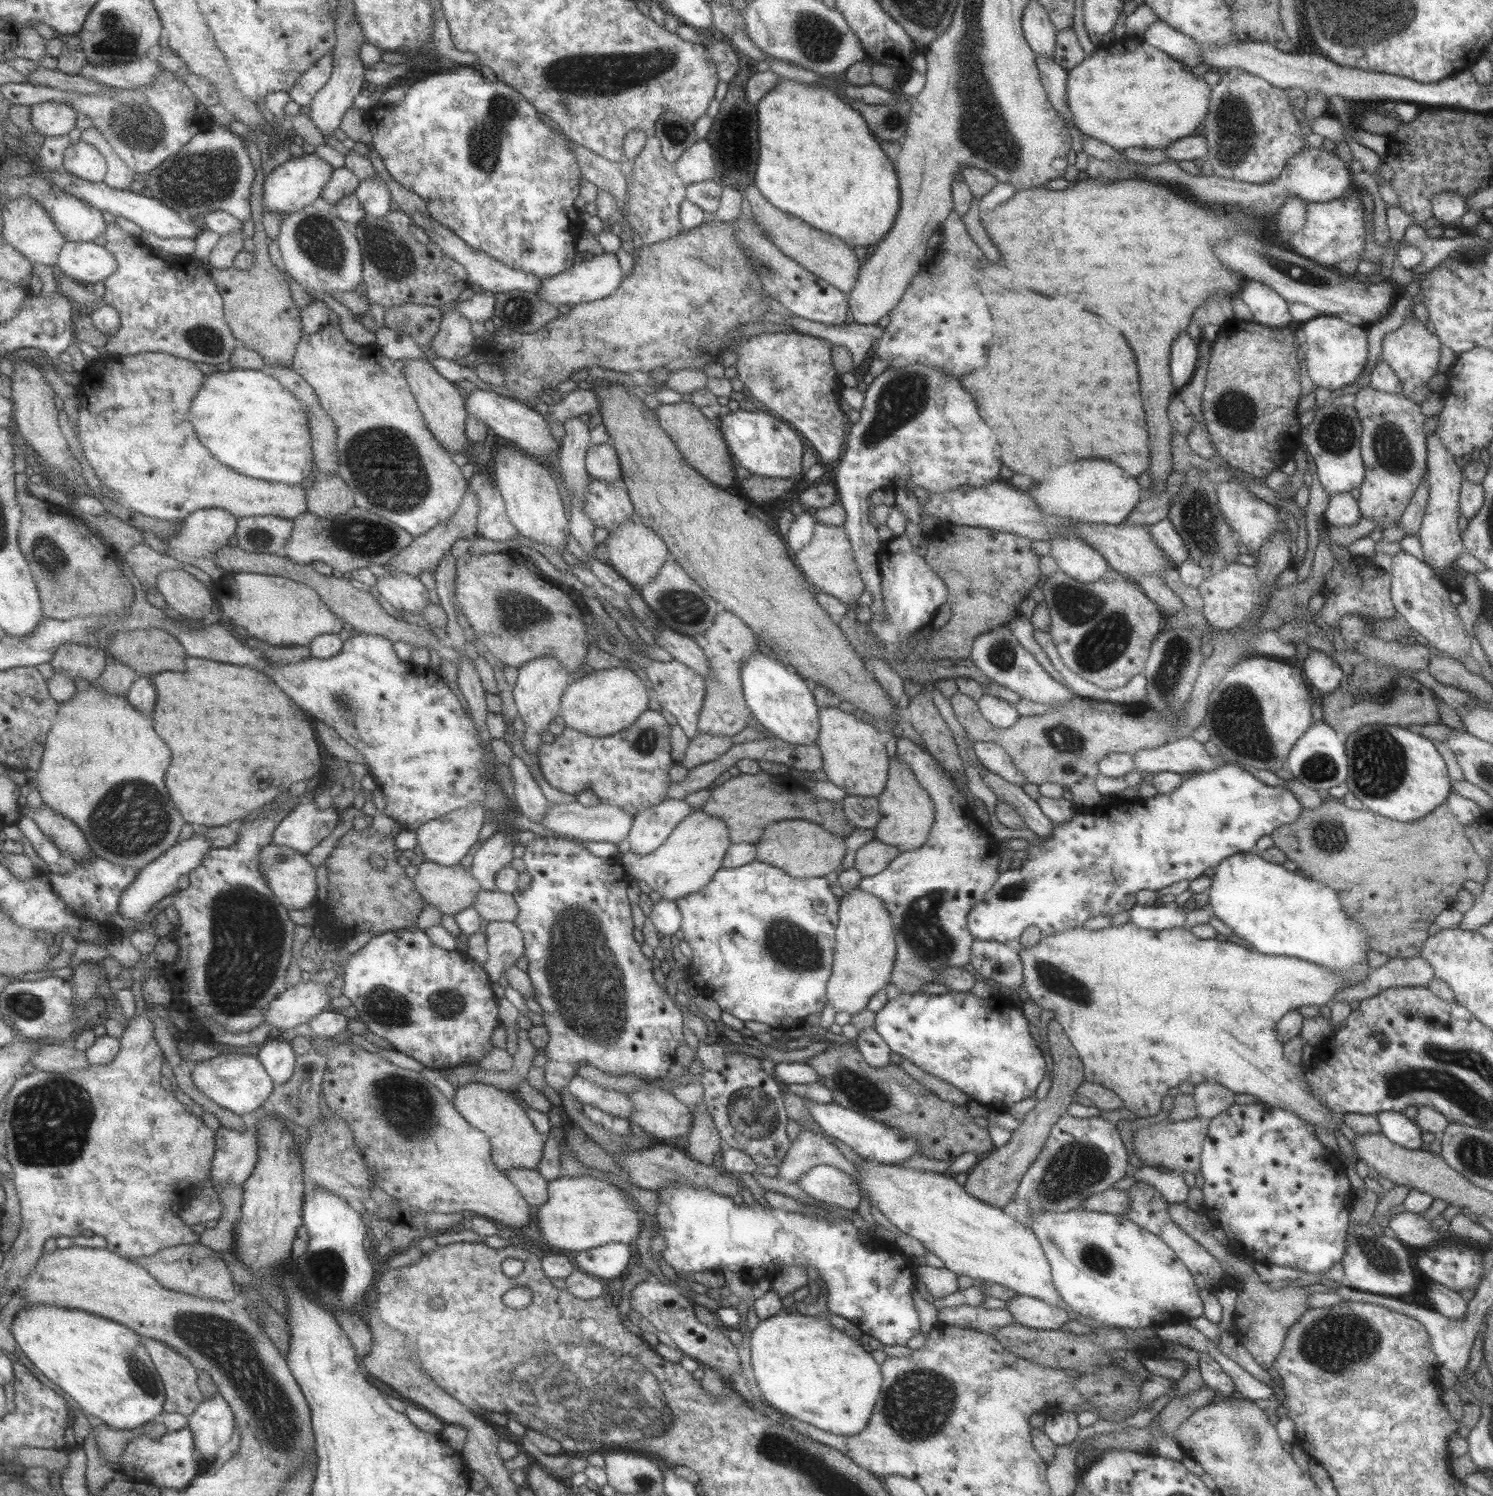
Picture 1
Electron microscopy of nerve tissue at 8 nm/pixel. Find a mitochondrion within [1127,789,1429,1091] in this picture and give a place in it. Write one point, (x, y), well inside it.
(1330, 835)

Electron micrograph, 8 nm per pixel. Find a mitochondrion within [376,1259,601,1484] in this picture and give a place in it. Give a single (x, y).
(406, 1386)

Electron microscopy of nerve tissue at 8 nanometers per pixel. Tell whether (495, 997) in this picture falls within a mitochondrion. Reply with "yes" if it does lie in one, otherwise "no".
no

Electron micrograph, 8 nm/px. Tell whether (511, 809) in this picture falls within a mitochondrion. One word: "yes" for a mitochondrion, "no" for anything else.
no

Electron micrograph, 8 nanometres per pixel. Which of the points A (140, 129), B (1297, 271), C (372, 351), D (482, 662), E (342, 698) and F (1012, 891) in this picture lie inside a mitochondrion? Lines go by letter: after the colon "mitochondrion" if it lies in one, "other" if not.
A: mitochondrion
B: mitochondrion
C: other
D: other
E: mitochondrion
F: mitochondrion

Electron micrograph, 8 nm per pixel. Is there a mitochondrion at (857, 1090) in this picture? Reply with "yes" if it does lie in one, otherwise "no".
yes

